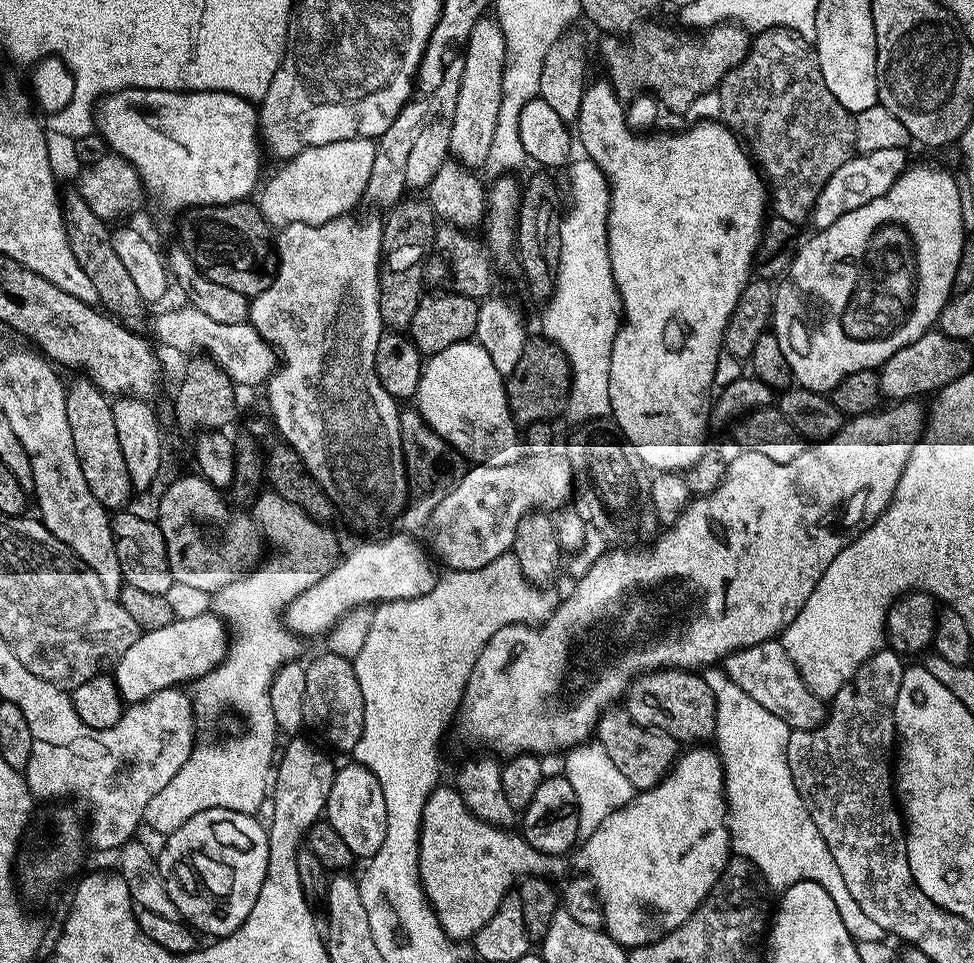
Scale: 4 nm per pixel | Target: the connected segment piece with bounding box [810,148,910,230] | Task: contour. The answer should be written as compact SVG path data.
M903 148L874 150L873 152L853 154L846 162L842 162L842 166L838 166L838 170L834 170L834 174L830 174L830 182L826 182L826 186L822 186L822 190L814 202L810 217L813 229L819 230L826 226L834 226L834 222L838 222L838 218L842 218L842 214L850 214L850 210L858 210L858 206L866 206L866 202L874 202L874 198L882 198L882 194L886 194L886 190L890 190L898 177L904 173L905 168L909 167L908 154Z

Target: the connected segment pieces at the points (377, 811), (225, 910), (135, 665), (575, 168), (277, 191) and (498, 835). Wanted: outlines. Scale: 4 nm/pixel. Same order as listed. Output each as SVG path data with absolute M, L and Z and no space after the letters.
M349 762L345 768L337 767L336 777L330 786L326 819L334 830L338 830L353 857L360 859L361 856L364 862L371 860L378 850L382 850L382 842L386 842L386 800L382 798L378 778L355 762Z
M211 808L194 814L178 830L167 833L164 849L158 852L158 861L166 890L173 899L179 915L197 933L205 932L208 938L229 936L246 918L252 909L252 902L258 898L256 880L266 878L268 861L268 834L265 825L256 821L255 815L235 812L225 808Z
M213 611L178 616L161 629L143 632L115 661L112 677L125 703L144 701L158 690L200 679L220 664L230 643L227 625Z
M587 158L579 159L580 160L573 159L566 168L566 173L568 172L568 188L572 191L572 209L565 214L564 220L562 216L562 219L558 224L560 229L558 249L560 261L557 264L556 283L552 296L549 297L542 309L544 309L543 335L547 337L547 339L553 340L553 342L559 346L564 357L568 359L568 365L572 367L572 389L568 392L568 403L566 405L567 415L570 414L572 417L576 418L576 421L578 422L587 422L593 419L603 419L604 417L607 417L612 410L609 392L610 354L612 353L612 347L614 346L616 331L620 329L622 323L622 309L620 306L620 295L618 294L616 283L612 277L612 271L610 270L610 262L605 258L608 246L608 180L604 177L602 170L593 160Z
M359 139L302 150L300 155L280 166L269 180L267 177L263 181L258 192L261 214L272 226L285 222L323 222L349 215L352 207L365 199L375 149L372 140Z
M438 786L426 798L426 806L422 810L422 818L420 819L420 845L418 846L418 870L420 871L420 886L424 889L424 896L428 899L429 905L436 914L436 921L439 922L440 928L445 936L456 942L464 942L464 939L475 937L476 932L480 929L491 916L500 908L500 903L504 901L505 896L513 891L514 885L527 873L529 870L542 870L538 868L556 868L562 863L559 856L544 856L538 850L534 850L534 846L530 846L524 841L523 835L517 834L515 831L499 828L493 824L482 822L482 818L475 816L472 811L466 806L466 802L462 802L460 793L455 787Z

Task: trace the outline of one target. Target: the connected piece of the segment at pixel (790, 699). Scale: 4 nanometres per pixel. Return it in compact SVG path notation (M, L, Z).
M779 639L740 648L724 658L722 667L732 681L766 710L786 722L791 731L816 729L827 719L827 707L823 699L806 686L800 677L800 671L785 654L783 643Z

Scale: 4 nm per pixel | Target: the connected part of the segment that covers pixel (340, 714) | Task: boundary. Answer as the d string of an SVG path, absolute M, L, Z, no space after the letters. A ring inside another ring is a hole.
M323 651L322 654L307 661L305 695L302 698L302 714L307 727L314 726L323 732L325 740L340 752L355 751L362 730L365 729L365 703L362 702L362 690L358 686L355 665L349 657Z

